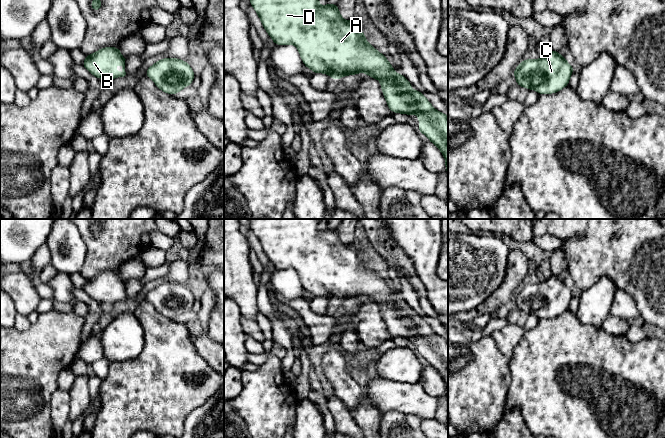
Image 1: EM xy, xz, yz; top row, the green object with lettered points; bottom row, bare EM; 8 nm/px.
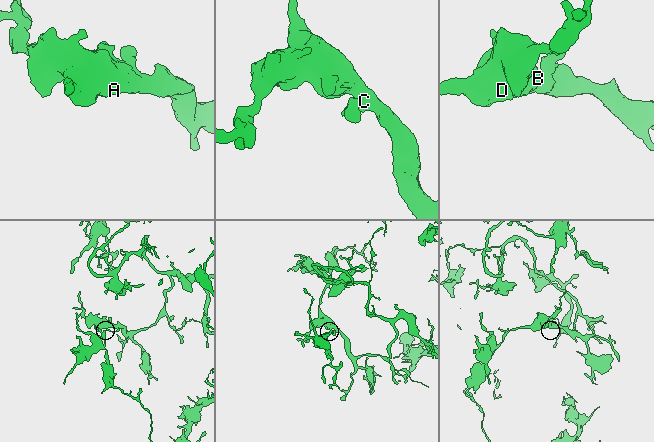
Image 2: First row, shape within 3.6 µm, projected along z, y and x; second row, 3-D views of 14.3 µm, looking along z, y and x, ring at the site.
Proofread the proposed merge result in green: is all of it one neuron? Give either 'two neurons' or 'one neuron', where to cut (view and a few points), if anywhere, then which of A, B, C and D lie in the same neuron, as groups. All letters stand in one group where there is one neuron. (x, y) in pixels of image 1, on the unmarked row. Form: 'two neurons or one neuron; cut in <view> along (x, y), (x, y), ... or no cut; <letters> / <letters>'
one neuron; no cut; A B C D

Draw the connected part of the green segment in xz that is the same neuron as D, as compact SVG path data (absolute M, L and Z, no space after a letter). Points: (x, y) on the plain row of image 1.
M249 219L250 228L260 241L263 251L275 269L294 268L302 286L315 298L327 297L338 304L345 299L366 296L367 300L379 303L381 313L391 336L419 340L418 355L436 369L446 384L448 399L448 340L433 332L420 315L412 314L411 307L401 298L395 298L386 280L366 266L364 256L353 245L340 240L337 228L318 229L318 219Z

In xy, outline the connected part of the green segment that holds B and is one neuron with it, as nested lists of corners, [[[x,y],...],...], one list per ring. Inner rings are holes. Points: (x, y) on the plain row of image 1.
[[[105,271],[94,278],[87,278],[86,283],[81,288],[99,303],[109,302],[114,304],[126,299],[125,284],[118,271]],[[115,286],[122,290],[120,298],[115,296]]]

